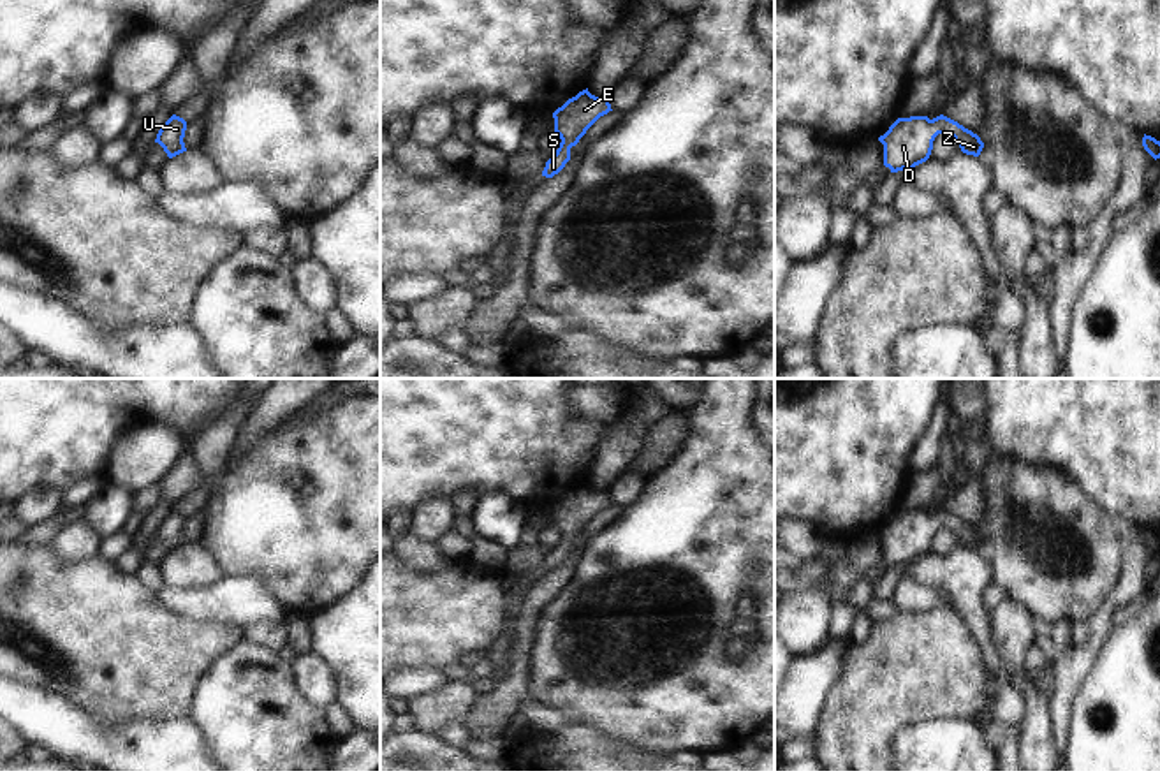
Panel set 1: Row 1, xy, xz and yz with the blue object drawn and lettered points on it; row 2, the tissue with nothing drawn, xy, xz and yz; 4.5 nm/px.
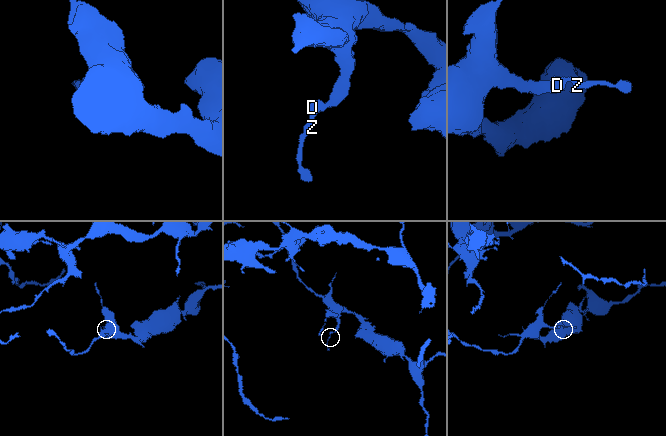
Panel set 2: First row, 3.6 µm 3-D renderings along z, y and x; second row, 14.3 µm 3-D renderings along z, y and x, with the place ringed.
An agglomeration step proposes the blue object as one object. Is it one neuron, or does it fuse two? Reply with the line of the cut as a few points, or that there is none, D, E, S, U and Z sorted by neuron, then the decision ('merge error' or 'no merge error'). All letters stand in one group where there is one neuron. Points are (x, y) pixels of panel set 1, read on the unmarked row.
cut none; groups D E S U Z; no merge error

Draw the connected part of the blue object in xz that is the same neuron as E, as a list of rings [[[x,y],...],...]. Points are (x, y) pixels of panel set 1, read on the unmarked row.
[[[586,484],[569,493],[553,507],[554,526],[562,537],[556,547],[546,556],[542,570],[553,572],[570,554],[570,542],[579,537],[586,525],[611,503],[609,493],[595,491]]]

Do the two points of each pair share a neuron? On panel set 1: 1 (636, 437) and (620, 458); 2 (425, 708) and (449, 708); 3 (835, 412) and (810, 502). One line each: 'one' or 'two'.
1: one
2: one
3: one

